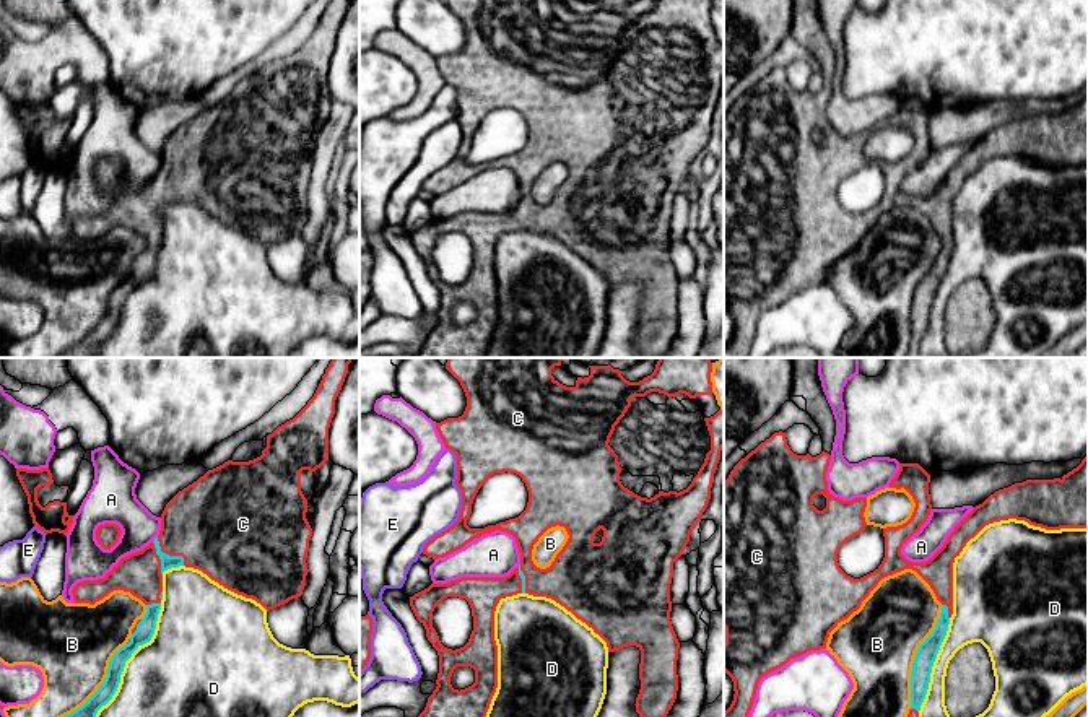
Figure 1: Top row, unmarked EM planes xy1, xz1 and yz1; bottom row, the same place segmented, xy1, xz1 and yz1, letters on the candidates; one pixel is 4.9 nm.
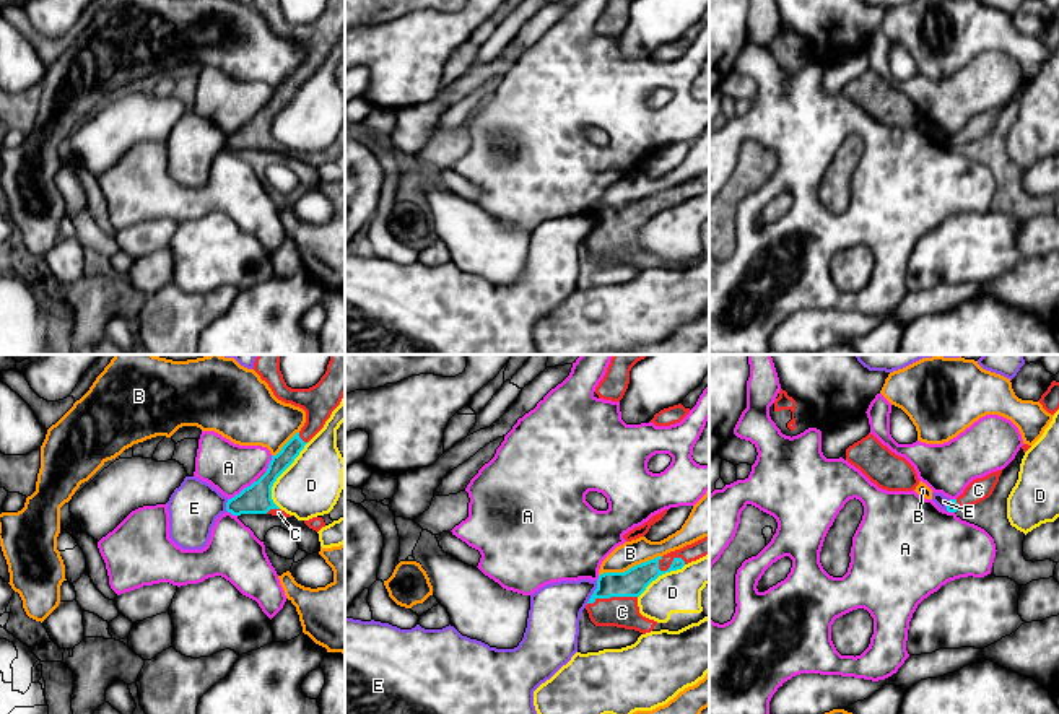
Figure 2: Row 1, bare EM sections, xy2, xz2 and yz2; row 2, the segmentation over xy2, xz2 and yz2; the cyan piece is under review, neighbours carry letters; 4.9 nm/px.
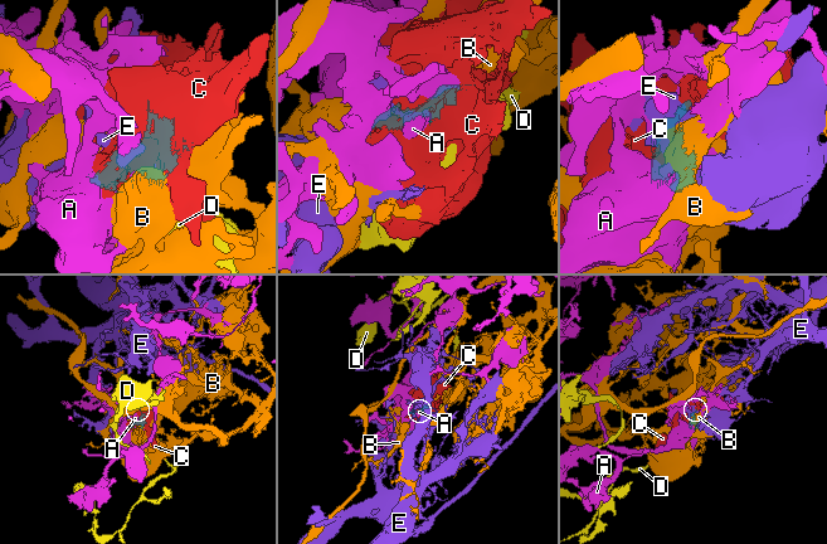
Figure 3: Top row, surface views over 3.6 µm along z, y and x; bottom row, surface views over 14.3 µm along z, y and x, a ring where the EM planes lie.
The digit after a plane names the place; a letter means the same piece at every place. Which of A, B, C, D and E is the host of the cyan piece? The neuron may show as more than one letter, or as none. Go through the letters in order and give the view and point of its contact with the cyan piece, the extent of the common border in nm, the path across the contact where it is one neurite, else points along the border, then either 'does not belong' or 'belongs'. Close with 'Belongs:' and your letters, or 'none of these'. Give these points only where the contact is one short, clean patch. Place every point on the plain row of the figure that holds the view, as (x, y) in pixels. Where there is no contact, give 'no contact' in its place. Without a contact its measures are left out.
A: contact xy2 (243, 126); length 170 nm; does not belong
B: contact yz1 (914, 293); length 550 nm; does not belong
C: contact xz2 (612, 231); length 260 nm; belongs
D: contact xy1 (127, 295); length 650 nm; does not belong
E: contact xz2 (594, 228); length 130 nm; border xz2 (597, 217), (586, 238); does not belong
Belongs: C

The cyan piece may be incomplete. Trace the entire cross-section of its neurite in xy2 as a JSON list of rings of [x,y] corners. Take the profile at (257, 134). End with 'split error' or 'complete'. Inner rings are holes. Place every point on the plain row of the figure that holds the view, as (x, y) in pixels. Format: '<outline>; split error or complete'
[[[254,0],[252,5],[268,20],[278,36],[303,44],[306,59],[277,91],[272,91],[268,104],[251,122],[228,135],[226,146],[233,151],[272,150],[291,153],[273,138],[272,122],[340,41],[345,31],[345,0],[327,0],[325,10],[309,24],[288,23],[280,0]]]; split error

